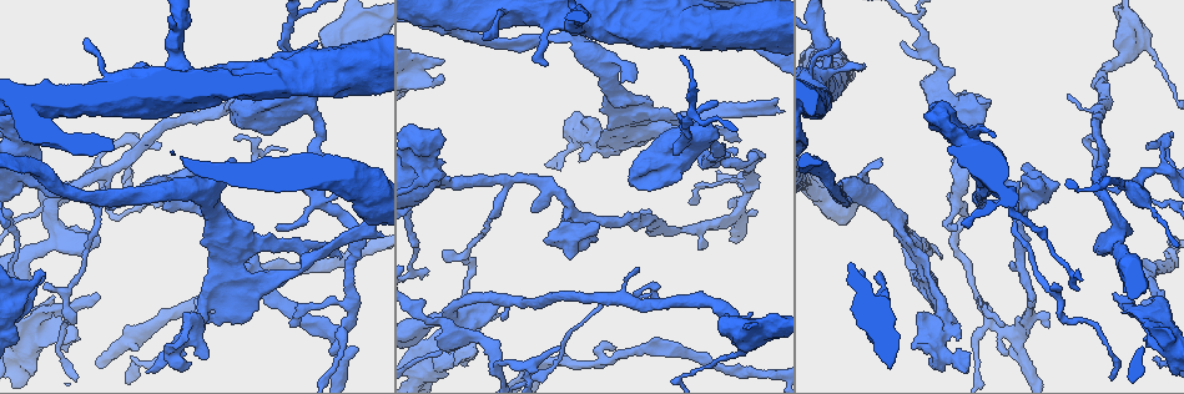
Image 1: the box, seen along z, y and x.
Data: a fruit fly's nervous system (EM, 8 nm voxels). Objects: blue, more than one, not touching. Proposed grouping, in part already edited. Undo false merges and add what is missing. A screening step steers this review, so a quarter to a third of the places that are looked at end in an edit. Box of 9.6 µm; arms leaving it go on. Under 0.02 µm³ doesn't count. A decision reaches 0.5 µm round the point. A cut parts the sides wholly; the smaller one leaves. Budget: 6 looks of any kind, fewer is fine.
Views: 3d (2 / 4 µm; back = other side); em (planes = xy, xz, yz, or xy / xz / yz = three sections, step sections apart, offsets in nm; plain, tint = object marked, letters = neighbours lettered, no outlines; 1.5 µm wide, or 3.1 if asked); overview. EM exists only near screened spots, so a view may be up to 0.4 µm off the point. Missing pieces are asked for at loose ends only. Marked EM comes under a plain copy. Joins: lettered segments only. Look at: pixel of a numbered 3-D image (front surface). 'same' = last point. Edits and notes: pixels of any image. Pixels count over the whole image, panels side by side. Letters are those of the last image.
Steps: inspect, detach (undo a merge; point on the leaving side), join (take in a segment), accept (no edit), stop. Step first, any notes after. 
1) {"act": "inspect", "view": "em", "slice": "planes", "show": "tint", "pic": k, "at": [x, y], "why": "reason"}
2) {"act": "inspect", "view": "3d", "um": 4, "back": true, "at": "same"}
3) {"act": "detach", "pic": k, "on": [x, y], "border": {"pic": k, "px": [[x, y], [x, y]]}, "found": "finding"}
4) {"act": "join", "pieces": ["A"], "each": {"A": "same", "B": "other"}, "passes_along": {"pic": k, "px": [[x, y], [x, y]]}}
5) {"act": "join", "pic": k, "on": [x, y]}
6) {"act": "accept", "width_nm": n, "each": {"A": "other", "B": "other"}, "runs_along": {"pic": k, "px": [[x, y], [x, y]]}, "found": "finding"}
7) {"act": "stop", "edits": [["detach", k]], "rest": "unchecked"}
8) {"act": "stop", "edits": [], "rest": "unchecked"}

{"act": "inspect", "view": "3d", "um": 2, "pic": 1, "at": [476, 344], "why": "an open end"}

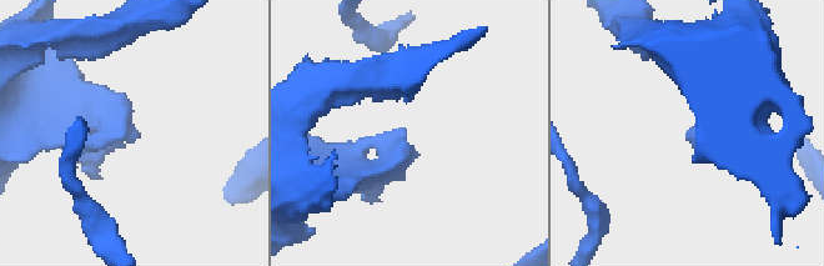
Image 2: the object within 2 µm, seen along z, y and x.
{"act": "inspect", "view": "em", "slice": "xy", "step": 8, "show": "letters", "pic": 2, "at": [125, 137]}

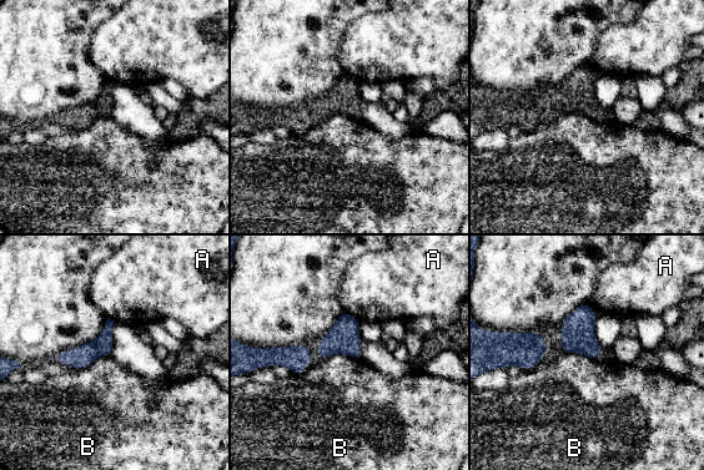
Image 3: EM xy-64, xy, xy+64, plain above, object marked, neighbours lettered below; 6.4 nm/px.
{"act": "inspect", "view": "em", "slice": "planes", "show": "letters", "at": "same"}

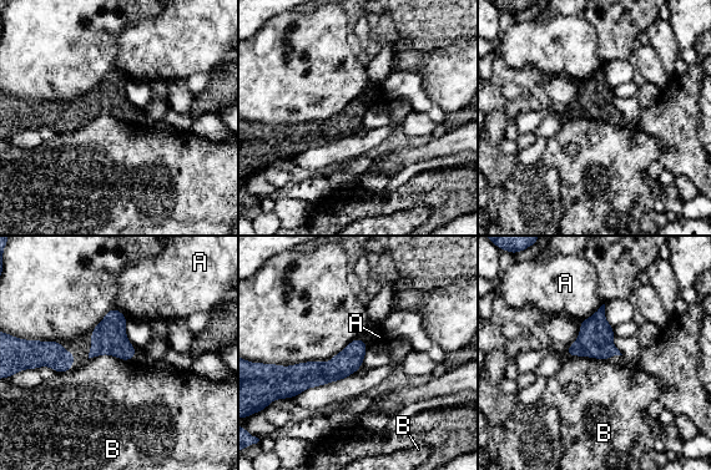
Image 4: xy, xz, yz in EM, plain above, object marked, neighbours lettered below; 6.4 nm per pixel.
{"act": "accept", "each": {"A": "other", "B": "other"}, "runs_along": {"pic": 4, "px": [[363, 347], [332, 372], [292, 375]]}, "found": "no lettered segment goes on from it"}

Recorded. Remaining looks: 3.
{"act": "inspect", "view": "em", "slice": "xz", "step": 8, "show": "tint", "pic": 1, "at": [543, 182], "why": "arms part here"}

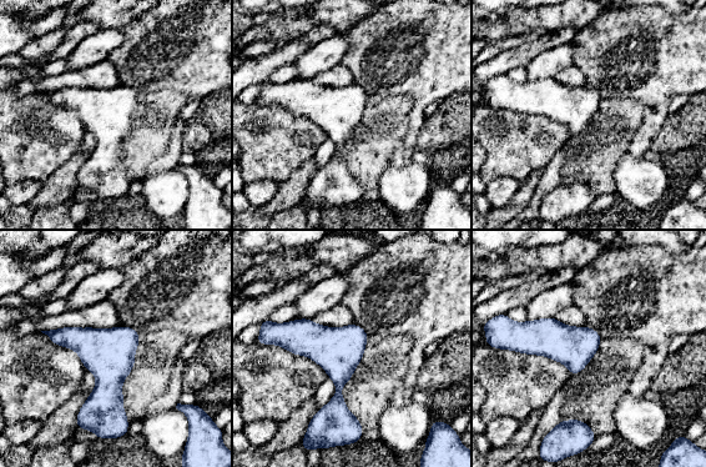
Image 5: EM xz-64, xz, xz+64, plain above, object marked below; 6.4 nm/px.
{"act": "inspect", "view": "em", "slice": "planes", "show": "tint", "at": "same", "why": "cut it another way"}

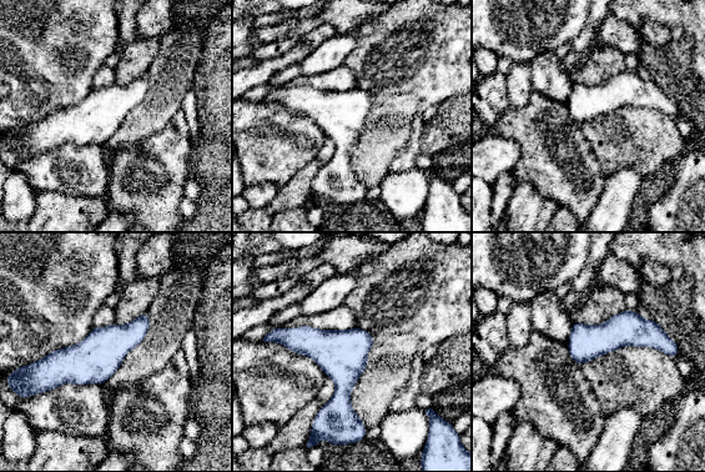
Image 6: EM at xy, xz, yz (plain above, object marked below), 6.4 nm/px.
{"act": "inspect", "view": "em", "slice": "planes", "show": "letters", "at": "same", "why": "see the neighbours"}

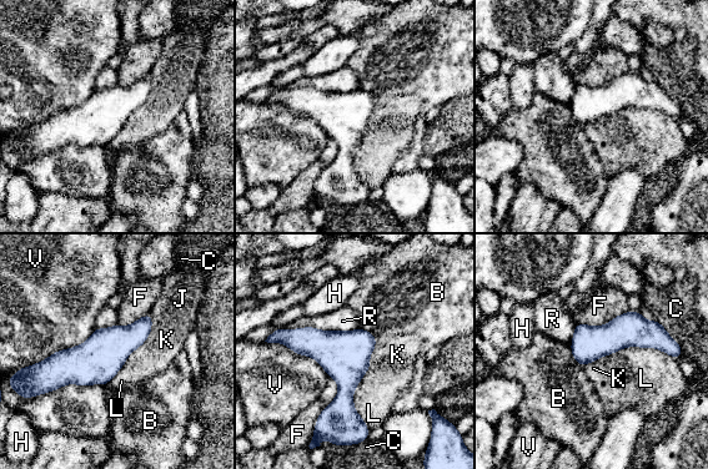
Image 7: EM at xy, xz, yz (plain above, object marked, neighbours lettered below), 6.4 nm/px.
{"act": "accept", "each": {"B": "other", "C": "other", "F": "other", "H": "other", "J": "other", "K": "other", "L": "other", "R": "other", "V": "other"}, "found": "all the same cell"}

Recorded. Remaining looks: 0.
{"act": "stop", "edits": [], "rest": "unchecked"}

